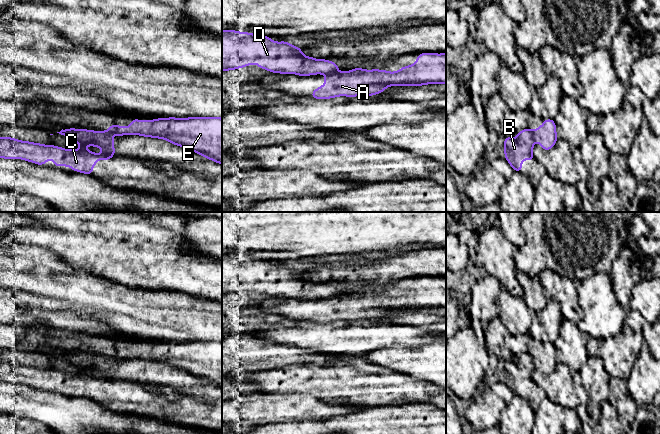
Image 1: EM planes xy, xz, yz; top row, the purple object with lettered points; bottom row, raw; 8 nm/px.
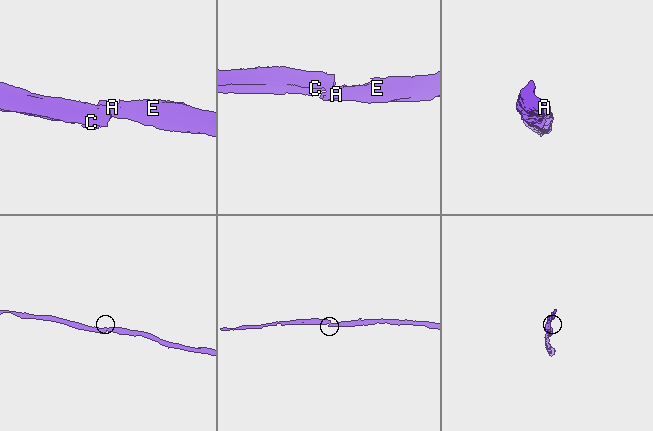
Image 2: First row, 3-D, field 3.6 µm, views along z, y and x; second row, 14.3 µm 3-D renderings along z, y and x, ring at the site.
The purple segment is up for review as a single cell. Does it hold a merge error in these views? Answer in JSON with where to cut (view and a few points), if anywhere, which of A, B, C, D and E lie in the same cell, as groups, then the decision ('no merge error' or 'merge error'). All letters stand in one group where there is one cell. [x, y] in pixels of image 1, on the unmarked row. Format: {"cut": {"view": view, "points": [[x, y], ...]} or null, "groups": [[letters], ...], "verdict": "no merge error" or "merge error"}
{"cut": {"view": "xz", "points": [[337, 295], [327, 299]]}, "groups": [["A", "E"], ["B", "C", "D"]], "verdict": "merge error"}

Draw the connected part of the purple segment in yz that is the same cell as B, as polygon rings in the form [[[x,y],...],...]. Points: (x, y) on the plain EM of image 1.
[[[528,353],[521,354],[516,362],[505,361],[504,377],[505,383],[514,393],[522,396],[523,384],[534,384],[532,372],[535,370],[532,355]]]

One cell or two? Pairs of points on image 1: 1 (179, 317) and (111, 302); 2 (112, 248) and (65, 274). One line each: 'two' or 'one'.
1: one
2: two

